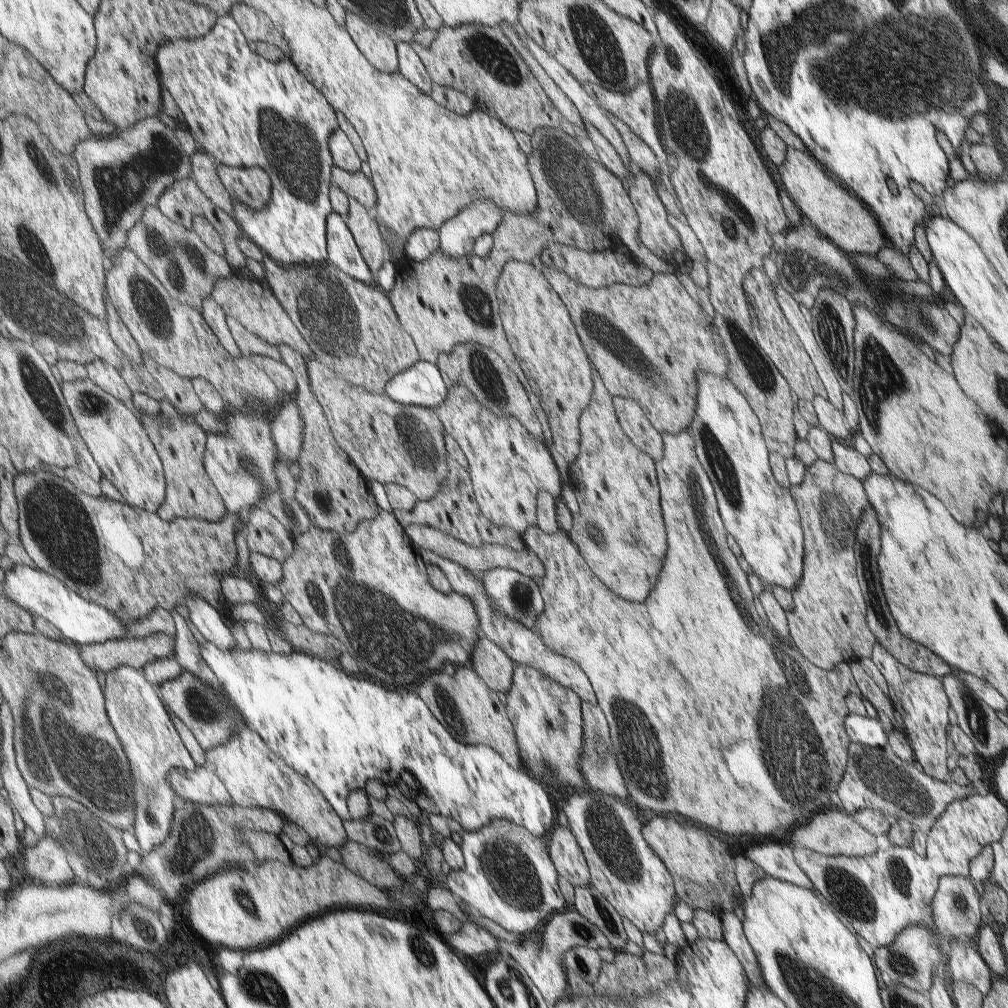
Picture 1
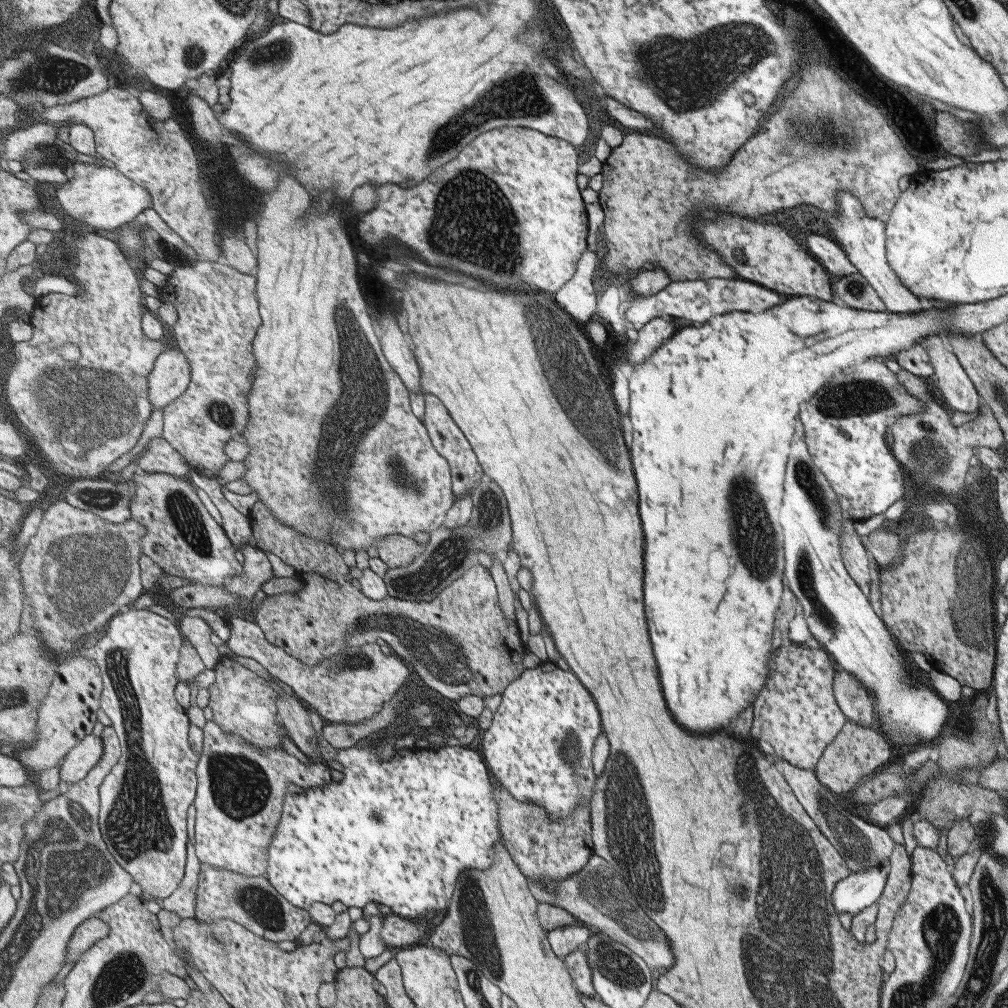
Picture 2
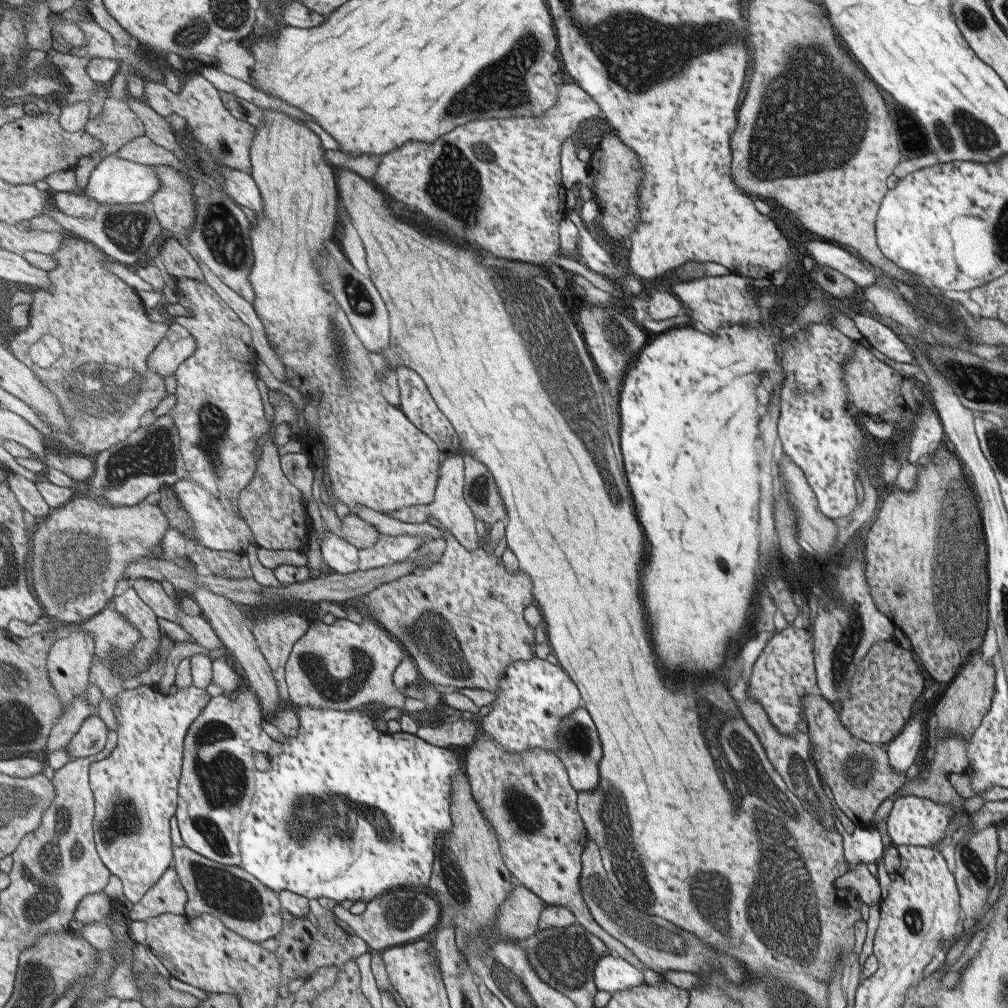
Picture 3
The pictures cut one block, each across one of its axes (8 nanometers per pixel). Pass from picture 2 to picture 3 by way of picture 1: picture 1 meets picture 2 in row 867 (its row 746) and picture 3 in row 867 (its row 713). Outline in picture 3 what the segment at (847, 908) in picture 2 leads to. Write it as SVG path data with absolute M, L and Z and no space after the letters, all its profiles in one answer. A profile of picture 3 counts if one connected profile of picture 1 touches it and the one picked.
M835 816L833 819L836 831L841 835L841 849L847 868L853 869L857 863L865 863L874 868L884 851L879 832L875 829L855 827L851 834L848 834L839 819Z

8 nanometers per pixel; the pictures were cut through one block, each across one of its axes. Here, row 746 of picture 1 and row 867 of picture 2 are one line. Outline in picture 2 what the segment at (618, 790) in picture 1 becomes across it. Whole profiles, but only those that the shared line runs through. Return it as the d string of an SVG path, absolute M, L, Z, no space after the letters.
M592 854L581 871L560 880L552 891L546 889L542 880L527 882L527 885L536 901L566 910L579 921L595 927L599 933L610 936L639 955L646 962L647 968L651 968L651 976L655 976L655 991L657 990L657 978L660 976L657 971L667 970L673 965L670 940L643 912L637 903L639 900L635 900L629 888L619 879L617 871L604 858Z

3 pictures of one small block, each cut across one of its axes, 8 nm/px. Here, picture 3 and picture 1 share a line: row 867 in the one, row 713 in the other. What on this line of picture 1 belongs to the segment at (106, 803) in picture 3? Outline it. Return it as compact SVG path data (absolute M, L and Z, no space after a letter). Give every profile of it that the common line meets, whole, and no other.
M121 667L109 672L105 677L107 714L131 762L131 778L135 792L134 835L143 853L149 853L169 836L173 814L181 804L175 788L169 782L169 774L179 769L196 771L199 766L175 728L170 709L159 689L143 671L133 667Z

